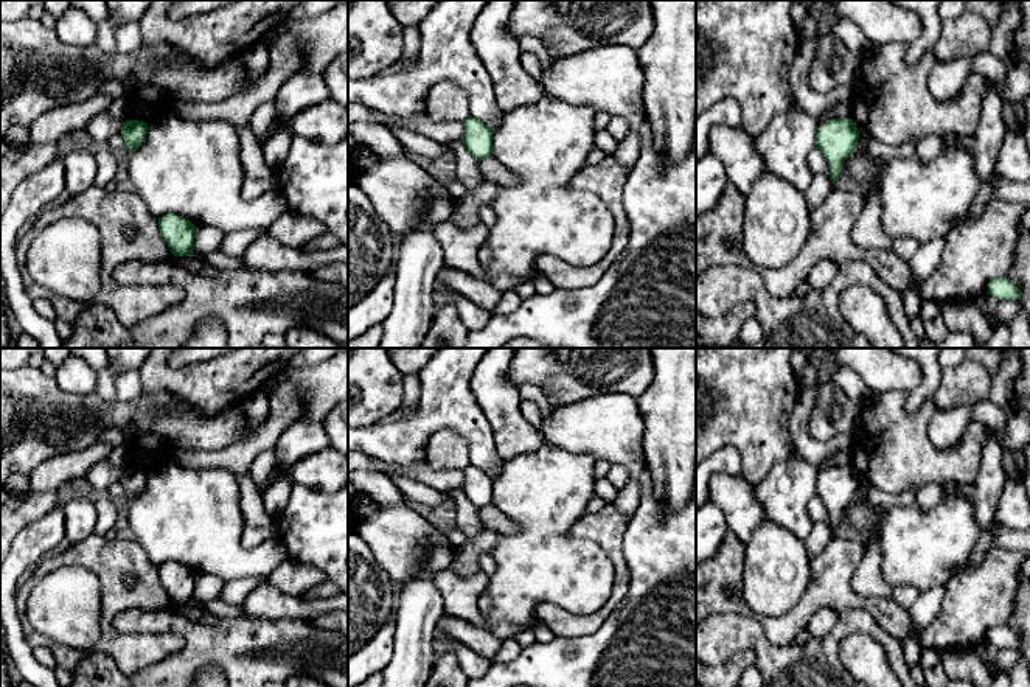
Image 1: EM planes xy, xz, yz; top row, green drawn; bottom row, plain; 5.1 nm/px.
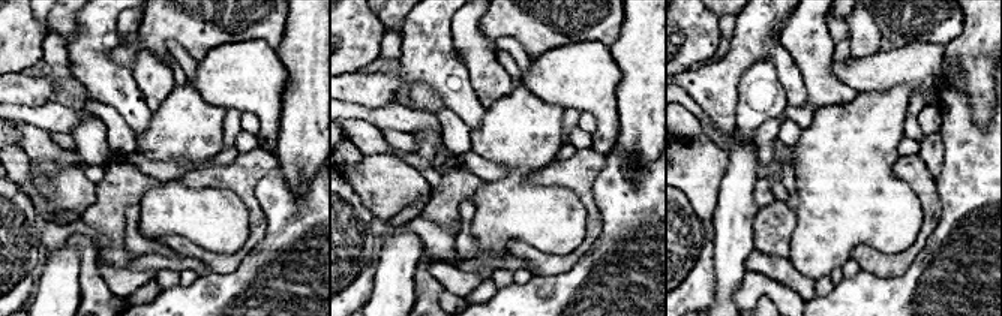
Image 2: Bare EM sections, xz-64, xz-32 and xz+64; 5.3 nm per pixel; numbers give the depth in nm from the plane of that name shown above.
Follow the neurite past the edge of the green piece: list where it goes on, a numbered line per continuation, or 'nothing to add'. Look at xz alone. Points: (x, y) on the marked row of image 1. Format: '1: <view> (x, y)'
nothing to add

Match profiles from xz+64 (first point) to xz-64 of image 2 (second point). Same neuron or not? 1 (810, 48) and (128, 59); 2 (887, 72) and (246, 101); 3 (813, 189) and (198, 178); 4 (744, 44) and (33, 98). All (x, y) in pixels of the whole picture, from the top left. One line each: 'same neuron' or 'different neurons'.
1: different neurons
2: same neuron
3: different neurons
4: same neuron

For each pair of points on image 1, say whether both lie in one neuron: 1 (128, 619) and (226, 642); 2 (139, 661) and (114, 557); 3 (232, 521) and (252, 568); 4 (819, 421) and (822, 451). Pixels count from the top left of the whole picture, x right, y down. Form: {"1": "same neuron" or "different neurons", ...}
{"1": "same neuron", "2": "same neuron", "3": "same neuron", "4": "different neurons"}

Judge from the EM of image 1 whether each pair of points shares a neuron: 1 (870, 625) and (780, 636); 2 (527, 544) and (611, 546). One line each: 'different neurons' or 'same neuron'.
1: different neurons
2: different neurons

